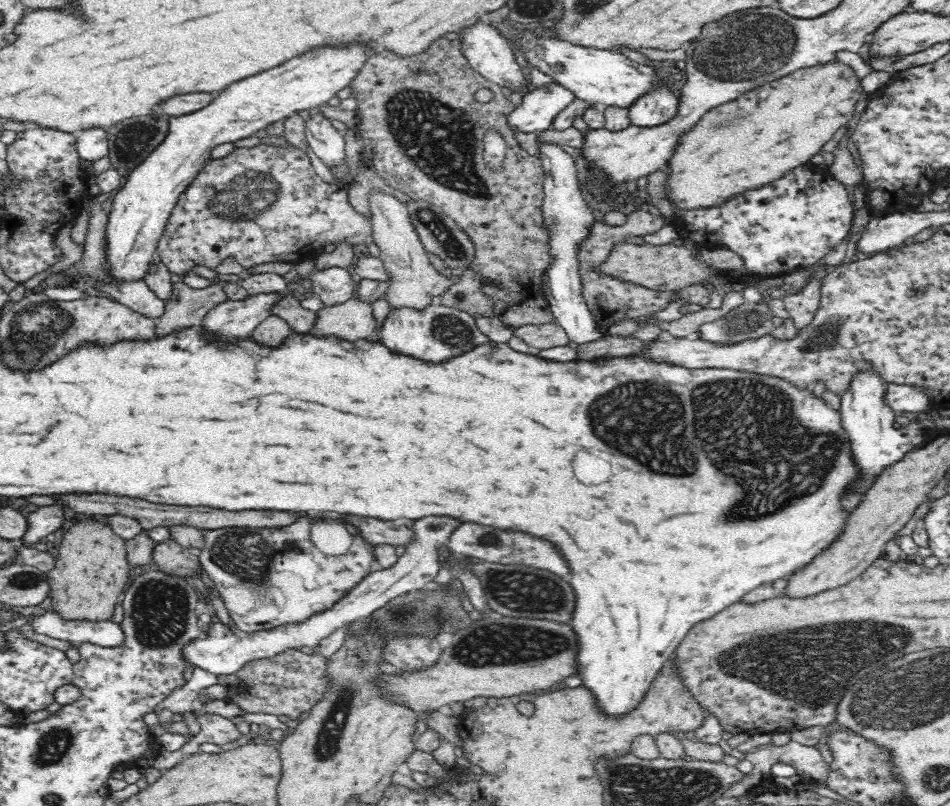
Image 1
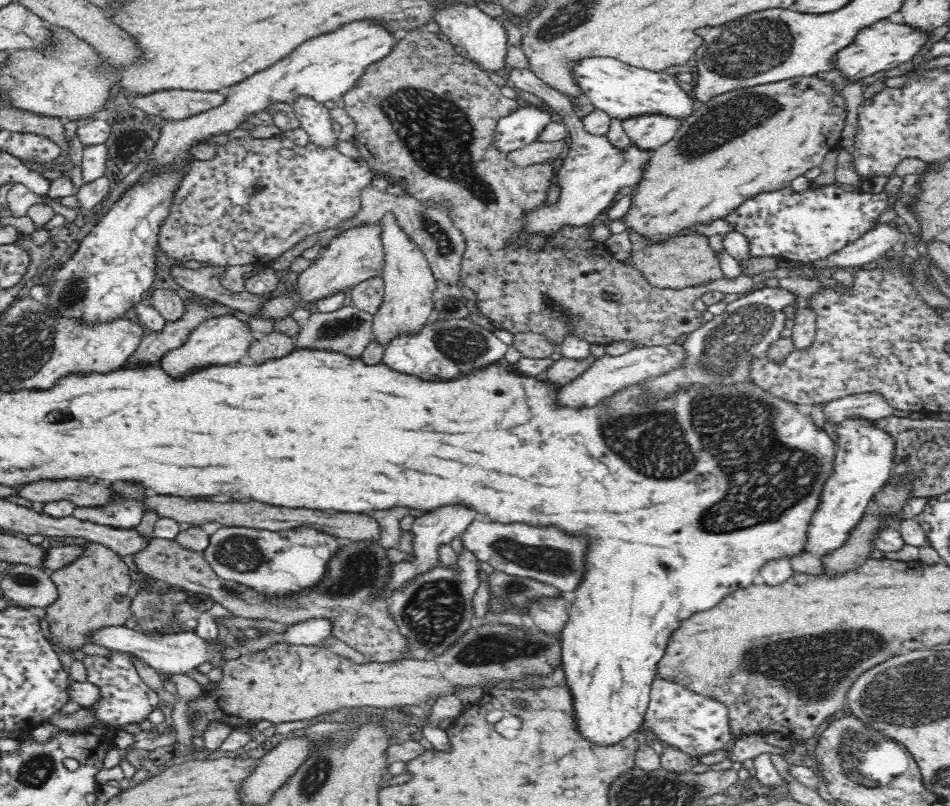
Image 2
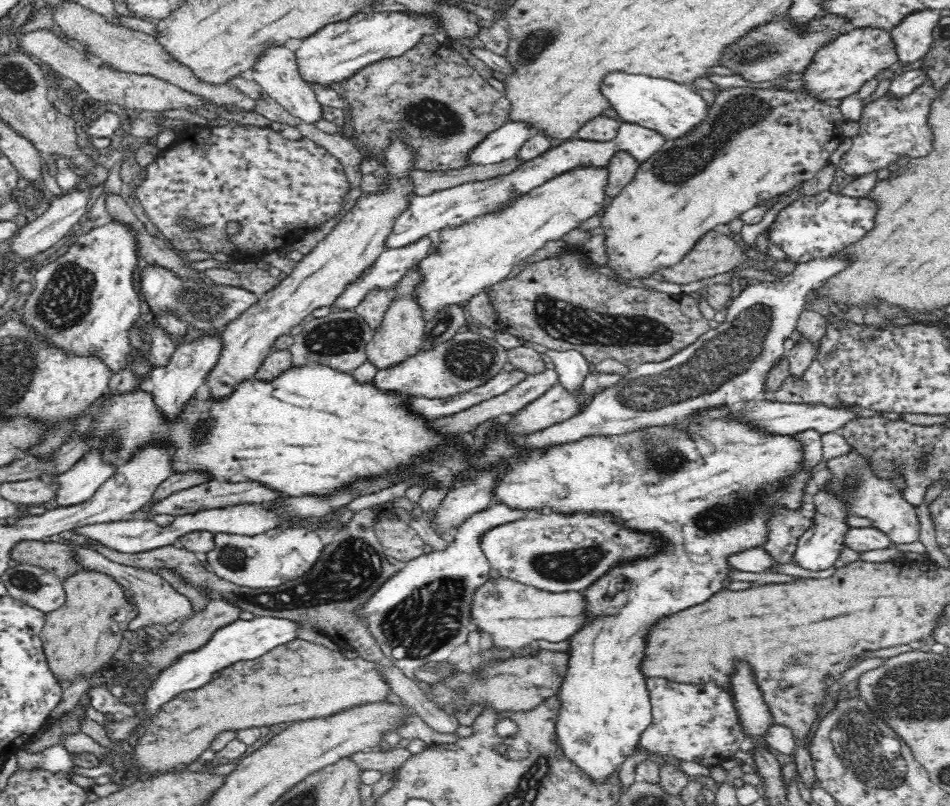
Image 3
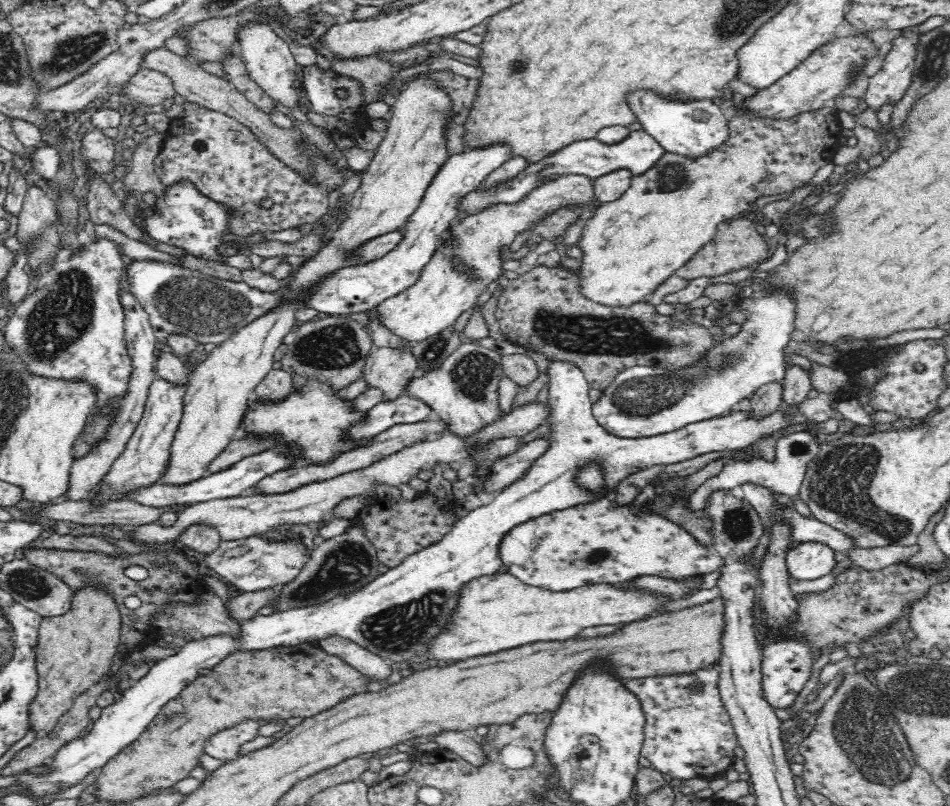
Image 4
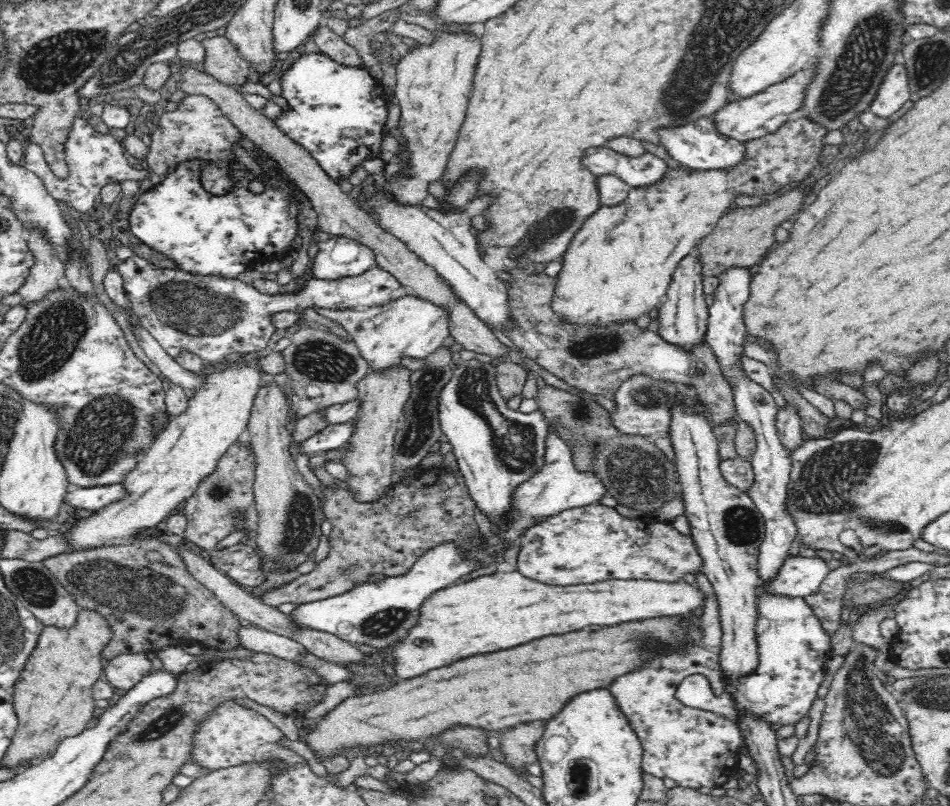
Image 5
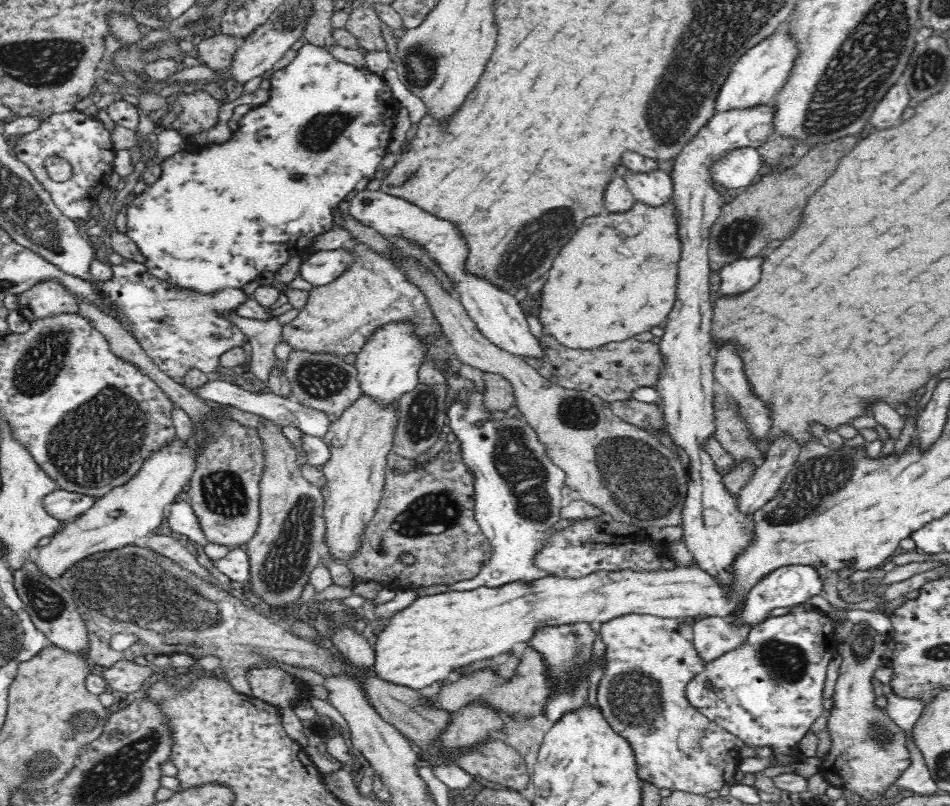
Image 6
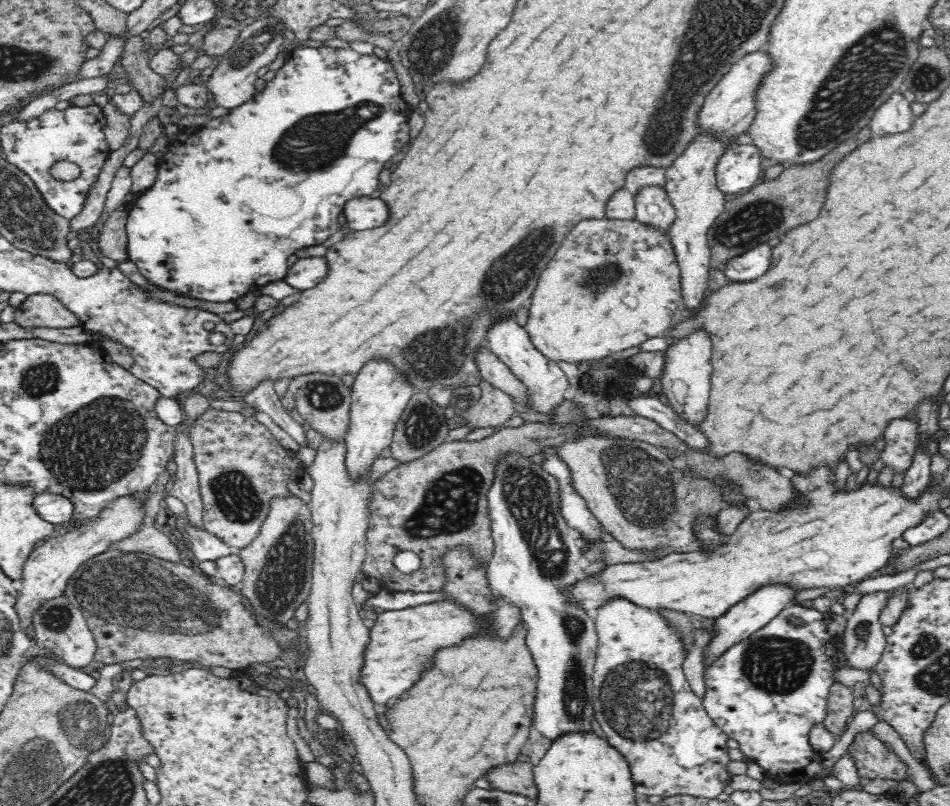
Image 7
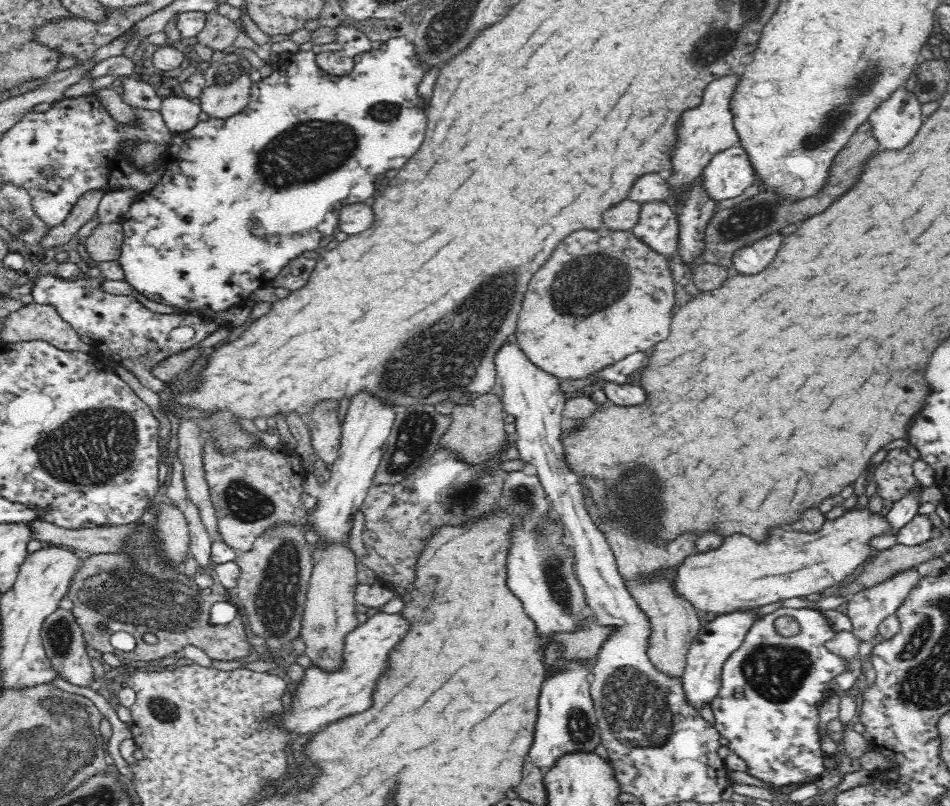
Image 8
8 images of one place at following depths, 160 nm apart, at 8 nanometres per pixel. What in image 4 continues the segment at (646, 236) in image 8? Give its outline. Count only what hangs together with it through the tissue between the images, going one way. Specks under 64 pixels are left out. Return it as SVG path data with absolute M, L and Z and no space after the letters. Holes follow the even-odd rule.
M632 130L620 142L612 144L600 142L596 137L574 141L530 163L522 172L496 183L493 187L484 185L484 182L480 183L475 189L468 191L455 207L459 214L474 216L498 204L516 204L534 188L559 175L581 174L597 179L619 168L628 168L637 175L648 170L664 151L664 147L645 130Z

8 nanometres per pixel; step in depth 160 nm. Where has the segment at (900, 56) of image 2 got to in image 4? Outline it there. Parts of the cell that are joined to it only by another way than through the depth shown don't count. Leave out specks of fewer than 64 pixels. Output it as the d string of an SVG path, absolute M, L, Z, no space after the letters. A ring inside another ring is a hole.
M852 32L844 38L835 37L830 43L812 51L790 74L783 76L772 86L759 89L753 96L745 98L735 107L742 105L744 110L756 111L766 117L791 117L799 112L810 112L822 108L824 104L833 102L844 94L859 75L864 74L864 68L880 54L876 42L865 33Z

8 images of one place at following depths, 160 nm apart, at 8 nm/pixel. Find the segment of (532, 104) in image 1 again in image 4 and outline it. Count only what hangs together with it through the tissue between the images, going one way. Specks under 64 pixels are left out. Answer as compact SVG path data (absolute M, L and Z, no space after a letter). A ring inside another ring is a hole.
M488 143L483 147L469 148L463 153L448 156L426 187L418 208L404 225L404 240L383 258L366 263L354 263L329 277L314 288L312 296L308 298L307 307L318 310L325 316L350 316L374 310L383 300L412 286L418 280L422 268L432 258L434 250L441 244L444 232L457 216L455 206L459 200L468 191L484 182L487 175L510 157L512 147L508 143Z

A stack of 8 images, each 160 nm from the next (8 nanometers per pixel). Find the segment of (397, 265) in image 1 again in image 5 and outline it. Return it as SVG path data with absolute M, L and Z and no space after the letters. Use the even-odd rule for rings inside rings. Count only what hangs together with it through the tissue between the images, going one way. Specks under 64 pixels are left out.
M392 363L375 372L370 368L368 374L358 384L358 399L362 399L360 416L356 421L356 432L352 442L344 447L348 449L348 456L344 465L350 469L352 478L346 482L350 487L353 498L360 502L378 500L393 482L393 440L396 430L402 421L402 412L412 392L412 369L398 363Z

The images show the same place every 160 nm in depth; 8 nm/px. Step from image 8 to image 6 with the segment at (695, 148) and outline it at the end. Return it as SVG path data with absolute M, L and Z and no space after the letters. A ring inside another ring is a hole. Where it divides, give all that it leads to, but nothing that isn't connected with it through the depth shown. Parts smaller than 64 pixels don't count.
M792 16L782 22L772 36L764 38L760 44L749 48L736 60L718 94L716 112L776 101L776 94L786 86L792 68L802 54L799 40L790 33L790 20Z

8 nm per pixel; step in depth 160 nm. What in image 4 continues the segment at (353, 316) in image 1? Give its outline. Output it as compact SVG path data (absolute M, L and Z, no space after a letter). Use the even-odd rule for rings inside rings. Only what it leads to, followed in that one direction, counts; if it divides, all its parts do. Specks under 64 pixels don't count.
M323 315L312 321L299 323L295 328L294 344L282 356L282 368L291 373L293 387L304 386L306 380L327 380L334 389L344 388L363 376L365 356L372 350L373 340L368 328L358 319L346 315Z

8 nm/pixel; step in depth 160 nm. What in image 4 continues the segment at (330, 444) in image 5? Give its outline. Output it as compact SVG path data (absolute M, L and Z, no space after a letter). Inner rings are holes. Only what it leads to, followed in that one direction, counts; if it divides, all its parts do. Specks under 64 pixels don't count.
M400 394L395 399L386 399L366 411L368 420L364 424L350 428L350 435L354 439L358 437L370 439L396 424L410 424L426 420L430 414L432 414L432 407L429 407L423 400L408 398ZM262 452L260 456L250 456L250 458L244 458L244 460L236 462L236 464L233 464L228 470L224 470L224 472L220 472L220 474L204 476L187 482L186 484L157 483L155 486L150 486L150 488L142 488L142 490L136 492L136 494L132 494L130 498L136 499L136 501L142 504L156 507L178 503L193 505L208 500L228 499L240 496L242 490L254 486L265 476L274 474L274 472L278 472L280 469L286 470L286 468L284 468L284 460L280 460L280 456L272 456L272 452Z

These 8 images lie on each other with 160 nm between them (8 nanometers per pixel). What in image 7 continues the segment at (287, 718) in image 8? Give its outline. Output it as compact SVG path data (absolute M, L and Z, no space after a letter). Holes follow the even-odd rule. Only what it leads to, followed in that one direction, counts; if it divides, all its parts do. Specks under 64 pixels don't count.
M490 598L490 612L474 614L458 602L432 602L417 604L400 610L384 611L378 614L374 626L370 628L370 644L366 648L366 664L362 668L362 683L372 693L374 703L384 704L388 698L400 696L402 692L416 686L424 672L432 670L436 664L436 654L444 648L458 648L464 640L490 634L498 640L508 640L514 628L522 624L520 608L504 598Z

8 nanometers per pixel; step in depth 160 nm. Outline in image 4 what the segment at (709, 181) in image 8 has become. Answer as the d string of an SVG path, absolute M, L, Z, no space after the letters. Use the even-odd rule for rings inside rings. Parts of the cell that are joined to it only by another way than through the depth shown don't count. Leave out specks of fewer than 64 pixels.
M644 87L632 89L625 98L635 120L666 151L695 157L727 139L726 109L719 108L712 99L678 99Z

